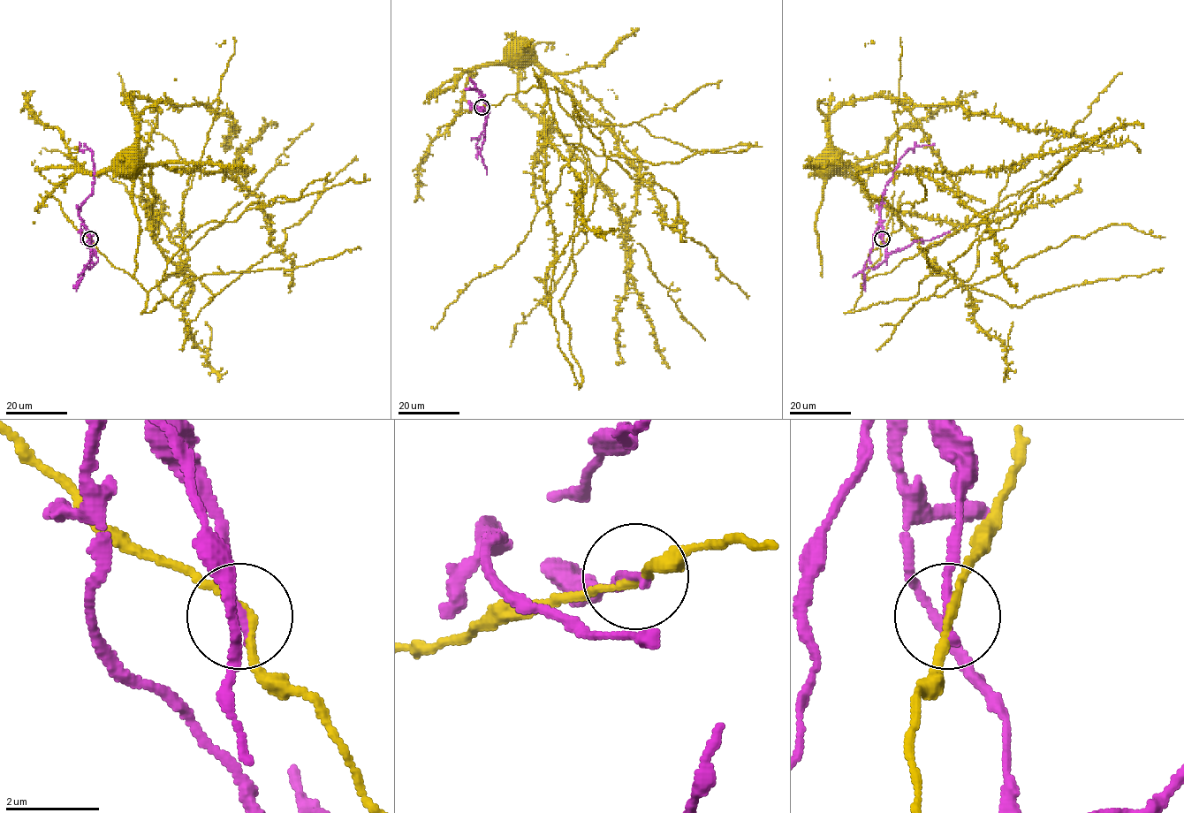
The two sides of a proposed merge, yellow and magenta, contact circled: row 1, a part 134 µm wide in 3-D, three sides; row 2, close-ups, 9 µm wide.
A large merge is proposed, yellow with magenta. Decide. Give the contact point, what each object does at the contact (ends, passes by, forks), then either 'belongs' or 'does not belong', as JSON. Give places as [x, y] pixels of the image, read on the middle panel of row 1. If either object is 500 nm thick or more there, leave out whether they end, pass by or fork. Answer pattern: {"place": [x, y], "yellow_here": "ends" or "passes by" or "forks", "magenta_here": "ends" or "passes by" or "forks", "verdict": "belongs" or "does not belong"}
{"place": [481, 107], "yellow_here": "passes by", "magenta_here": "ends", "verdict": "does not belong"}

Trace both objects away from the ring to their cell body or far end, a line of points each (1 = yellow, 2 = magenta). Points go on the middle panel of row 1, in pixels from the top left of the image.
1: (482, 107), (539, 86), (539, 76), (564, 140), (586, 160), (585, 184), (548, 141), (542, 71), (519, 44)
2: (482, 107), (474, 105), (483, 95), (480, 90), (477, 91), (489, 110), (479, 153), (486, 174)

